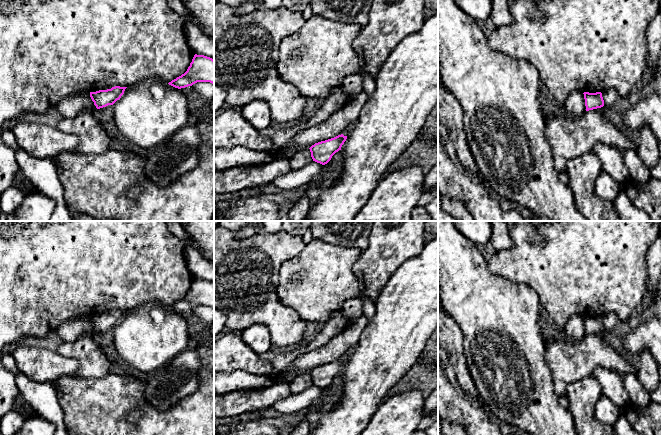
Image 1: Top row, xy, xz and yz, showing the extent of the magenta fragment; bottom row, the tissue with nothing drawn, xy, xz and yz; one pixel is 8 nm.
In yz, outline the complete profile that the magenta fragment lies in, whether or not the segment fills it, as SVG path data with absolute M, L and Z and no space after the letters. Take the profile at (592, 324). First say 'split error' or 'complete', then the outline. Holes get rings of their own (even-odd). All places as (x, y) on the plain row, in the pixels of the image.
complete; M584 316L586 335L601 332L604 330L604 324L601 316Z

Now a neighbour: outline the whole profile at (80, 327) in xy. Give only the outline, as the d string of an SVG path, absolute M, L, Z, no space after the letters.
M76 317L60 325L57 333L62 342L74 342L79 338L93 338L97 334L90 317Z

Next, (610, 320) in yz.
M609 313L602 316L602 321L604 324L604 329L611 331L615 328L617 322L619 321L619 318L617 315Z

